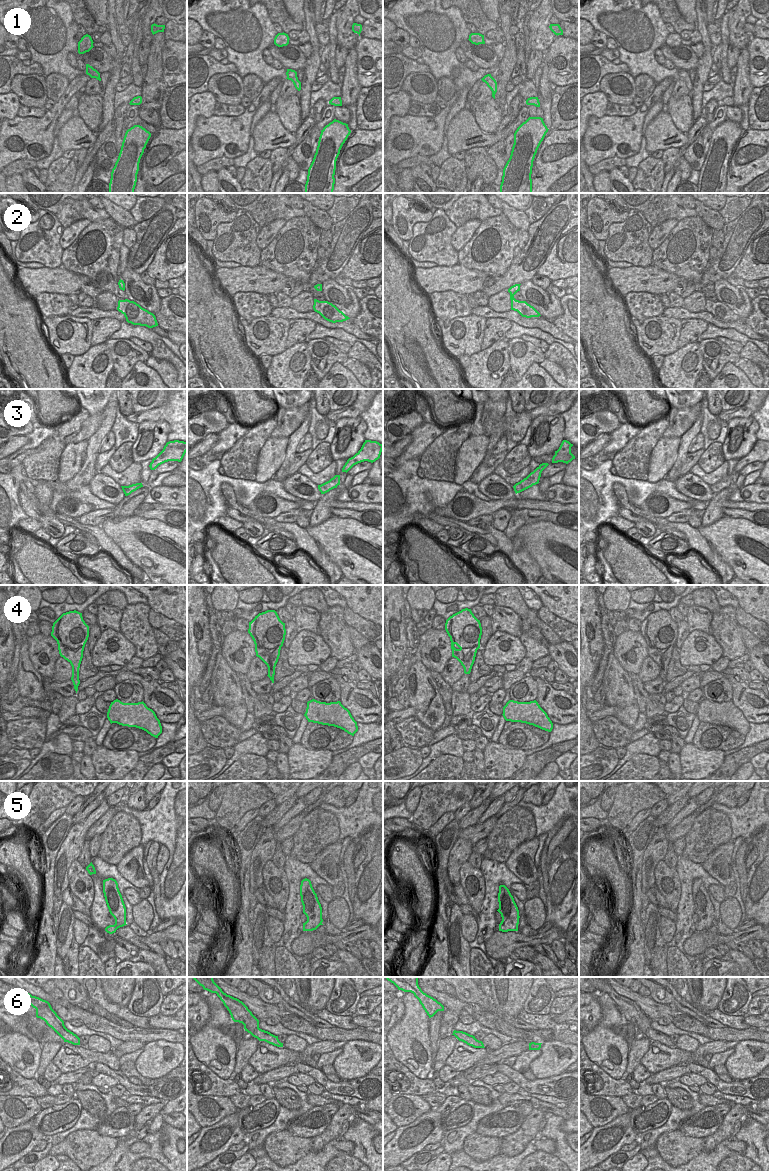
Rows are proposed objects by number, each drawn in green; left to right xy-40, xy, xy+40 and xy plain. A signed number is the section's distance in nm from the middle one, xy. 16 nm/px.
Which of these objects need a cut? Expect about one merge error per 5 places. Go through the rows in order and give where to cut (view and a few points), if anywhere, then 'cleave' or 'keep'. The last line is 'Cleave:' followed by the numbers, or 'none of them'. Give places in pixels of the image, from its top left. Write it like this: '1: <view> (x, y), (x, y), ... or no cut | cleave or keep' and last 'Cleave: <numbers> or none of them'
1: no cut | keep
2: no cut | keep
3: no cut | keep
4: no cut | keep
5: no cut | keep
6: no cut | keep
Cleave: none of them

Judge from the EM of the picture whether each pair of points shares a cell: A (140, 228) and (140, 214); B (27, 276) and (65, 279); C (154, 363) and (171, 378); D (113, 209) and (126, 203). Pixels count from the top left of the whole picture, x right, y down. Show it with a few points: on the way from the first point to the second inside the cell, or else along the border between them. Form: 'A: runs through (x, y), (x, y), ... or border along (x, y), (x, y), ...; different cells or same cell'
A: border along (160, 209), (149, 218), (138, 223); different cells
B: runs through (36, 279), (56, 279); same cell
C: runs through (158, 365), (167, 374); same cell
D: border along (113, 203), (129, 211); different cells

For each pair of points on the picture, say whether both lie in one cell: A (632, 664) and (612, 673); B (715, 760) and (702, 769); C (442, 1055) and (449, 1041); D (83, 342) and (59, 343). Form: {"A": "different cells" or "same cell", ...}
{"A": "different cells", "B": "same cell", "C": "same cell", "D": "same cell"}

